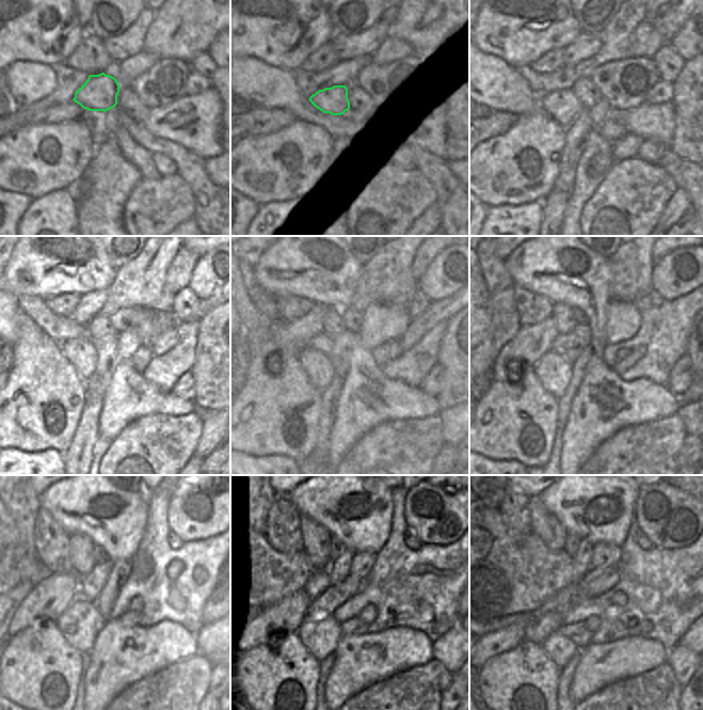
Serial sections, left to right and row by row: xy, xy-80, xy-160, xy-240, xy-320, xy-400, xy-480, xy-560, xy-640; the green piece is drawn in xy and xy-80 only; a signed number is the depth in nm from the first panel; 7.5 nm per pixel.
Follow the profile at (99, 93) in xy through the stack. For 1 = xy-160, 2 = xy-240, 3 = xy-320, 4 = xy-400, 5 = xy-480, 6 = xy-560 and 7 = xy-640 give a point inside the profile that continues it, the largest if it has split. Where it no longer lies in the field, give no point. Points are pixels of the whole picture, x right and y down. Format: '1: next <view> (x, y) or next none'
1: next xy-160 (562, 106)
2: next xy-240 (81, 351)
3: next xy-320 (318, 367)
4: next xy-400 (554, 372)
5: next xy-480 (80, 624)
6: next xy-560 (320, 638)
7: next xy-640 (560, 649)

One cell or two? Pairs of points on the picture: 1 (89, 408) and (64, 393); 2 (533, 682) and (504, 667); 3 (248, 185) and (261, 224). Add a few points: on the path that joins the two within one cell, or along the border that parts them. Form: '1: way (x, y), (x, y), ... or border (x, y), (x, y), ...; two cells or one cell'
1: border (85, 389), (85, 401), (77, 429); two cells
2: way (526, 682), (517, 681), (511, 675); one cell
3: border (285, 200), (274, 200), (260, 205); two cells

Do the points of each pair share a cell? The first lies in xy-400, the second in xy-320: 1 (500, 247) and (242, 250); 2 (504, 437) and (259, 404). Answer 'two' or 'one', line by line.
1: one
2: one

